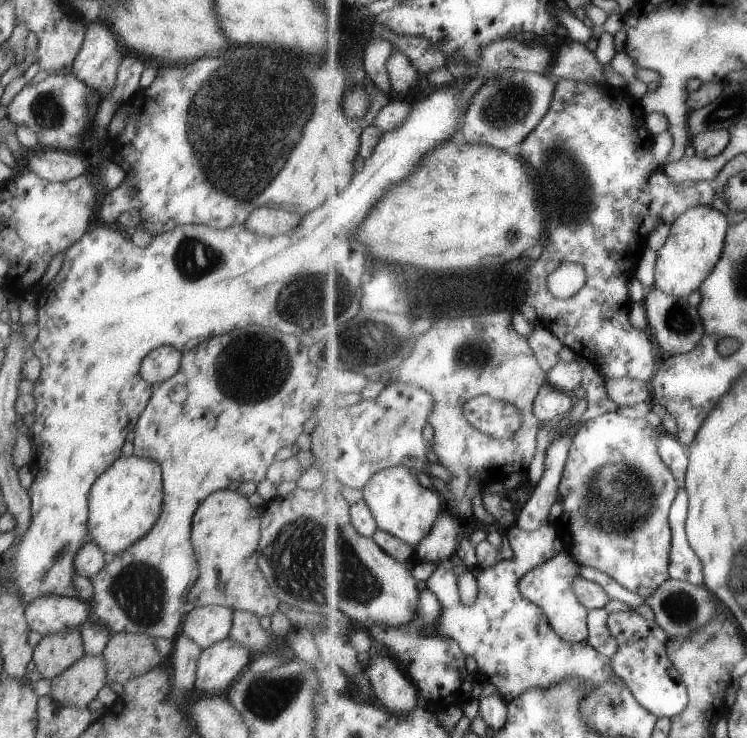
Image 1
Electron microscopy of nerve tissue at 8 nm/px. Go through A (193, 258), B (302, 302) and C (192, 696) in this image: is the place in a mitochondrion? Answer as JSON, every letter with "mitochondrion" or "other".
{"A":"mitochondrion","B":"mitochondrion","C":"other"}

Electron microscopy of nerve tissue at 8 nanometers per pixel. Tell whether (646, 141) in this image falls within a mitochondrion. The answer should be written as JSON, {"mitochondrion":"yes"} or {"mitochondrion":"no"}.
{"mitochondrion":"no"}

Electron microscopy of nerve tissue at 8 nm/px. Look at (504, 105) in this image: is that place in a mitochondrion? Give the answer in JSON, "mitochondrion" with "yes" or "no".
{"mitochondrion":"yes"}

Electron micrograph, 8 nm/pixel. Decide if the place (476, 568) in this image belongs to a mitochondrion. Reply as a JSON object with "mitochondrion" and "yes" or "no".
{"mitochondrion":"no"}

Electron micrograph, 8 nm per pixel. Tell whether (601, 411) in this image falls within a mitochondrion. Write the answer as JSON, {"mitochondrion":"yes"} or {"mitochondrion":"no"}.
{"mitochondrion":"no"}

